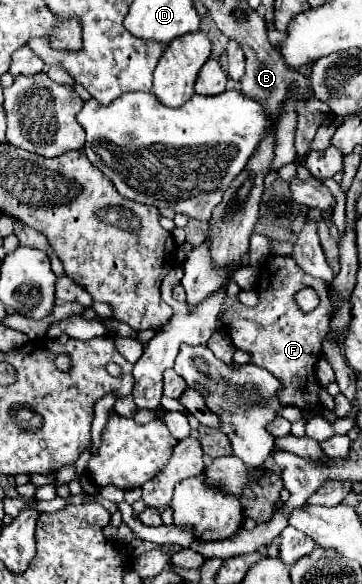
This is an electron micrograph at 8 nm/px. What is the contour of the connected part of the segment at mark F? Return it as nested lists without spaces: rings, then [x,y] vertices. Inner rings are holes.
[[[272,254],[266,258],[266,262],[260,268],[256,294],[258,294],[258,304],[254,308],[236,302],[228,306],[226,312],[222,314],[222,322],[228,328],[228,336],[232,338],[232,344],[238,350],[250,354],[250,364],[266,368],[270,374],[274,374],[280,380],[282,390],[278,392],[278,400],[282,406],[296,406],[300,410],[308,408],[310,404],[316,406],[320,384],[316,380],[314,368],[316,362],[320,360],[322,342],[324,336],[328,334],[330,316],[332,316],[330,298],[324,280],[316,280],[305,274],[292,256]],[[304,286],[314,288],[320,296],[320,306],[308,314],[302,312],[294,302],[294,294]]]

